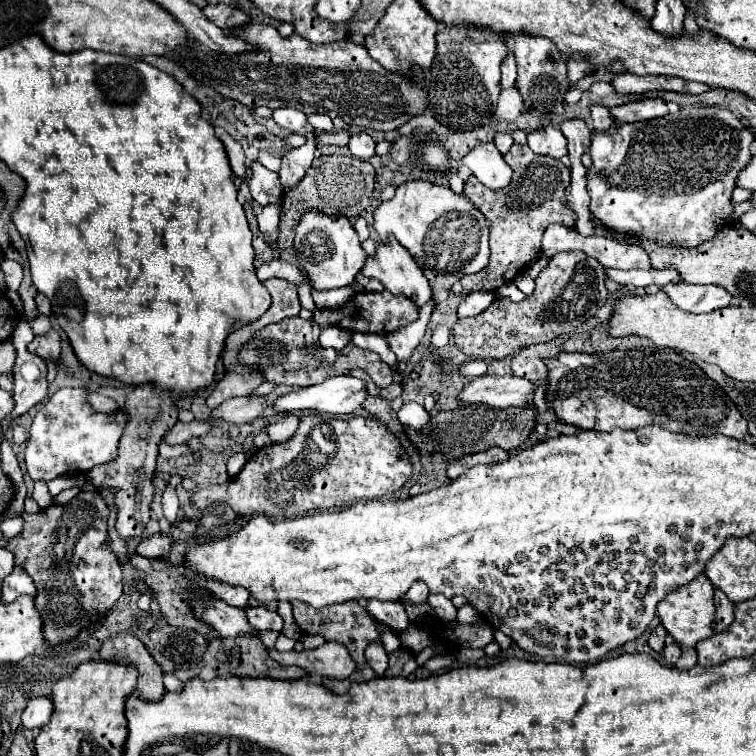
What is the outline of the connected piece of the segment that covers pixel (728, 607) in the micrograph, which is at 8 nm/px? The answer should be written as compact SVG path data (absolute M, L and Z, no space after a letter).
M715 588L715 606L717 606L715 632L721 632L721 630L725 630L733 622L733 608L735 608L735 604L719 588Z

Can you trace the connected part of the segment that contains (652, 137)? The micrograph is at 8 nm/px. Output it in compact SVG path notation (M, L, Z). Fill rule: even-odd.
M707 106L705 110L681 108L677 114L667 114L663 118L633 122L633 124L617 124L607 132L593 132L591 134L591 146L589 146L589 156L593 160L593 166L591 166L591 170L587 170L587 190L589 190L589 196L591 196L589 212L591 212L593 220L601 222L601 226L605 230L609 230L609 232L631 236L635 240L651 240L651 242L655 242L659 246L695 248L695 246L703 244L705 240L711 240L717 234L717 230L721 230L723 226L733 224L733 218L731 218L731 214L733 214L731 192L735 188L735 182L737 182L737 176L739 176L741 168L745 168L751 162L751 150L749 150L751 142L755 142L755 134L741 122L741 118L735 116L731 110L719 108L719 106Z

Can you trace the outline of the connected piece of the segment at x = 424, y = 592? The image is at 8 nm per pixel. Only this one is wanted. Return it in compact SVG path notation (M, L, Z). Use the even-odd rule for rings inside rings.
M417 580L417 582L409 588L409 592L403 596L403 602L421 604L421 602L427 600L427 596L429 596L429 586L423 584L423 580Z

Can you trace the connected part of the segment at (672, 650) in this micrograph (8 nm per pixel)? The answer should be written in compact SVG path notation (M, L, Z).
M669 640L667 644L665 644L665 650L663 650L663 658L669 662L669 664L675 664L677 660L679 660L679 656L681 656L681 648L673 642L673 640Z

